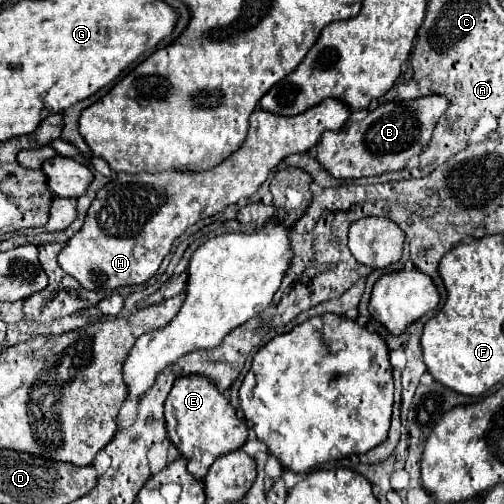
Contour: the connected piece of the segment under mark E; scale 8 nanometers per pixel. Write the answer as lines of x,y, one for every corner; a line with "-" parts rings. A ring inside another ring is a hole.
188,374
178,378
166,398
164,418
168,438
178,446
180,454
188,456
188,472
194,478
204,478
218,456
242,448
242,444
248,440
248,428
244,420
238,416
230,400
206,376

